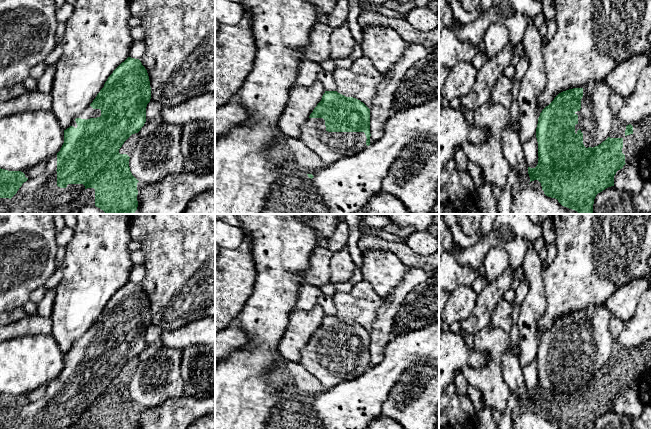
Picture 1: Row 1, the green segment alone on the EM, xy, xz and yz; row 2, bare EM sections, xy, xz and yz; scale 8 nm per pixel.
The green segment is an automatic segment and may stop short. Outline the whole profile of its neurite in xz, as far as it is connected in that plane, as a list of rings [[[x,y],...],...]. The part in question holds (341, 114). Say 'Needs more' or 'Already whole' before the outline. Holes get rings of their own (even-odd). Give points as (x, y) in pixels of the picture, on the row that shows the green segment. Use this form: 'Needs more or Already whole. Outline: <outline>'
Needs more. Outline: [[[325,91],[301,127],[300,140],[327,166],[355,155],[370,145],[370,109],[360,100],[337,91]]]

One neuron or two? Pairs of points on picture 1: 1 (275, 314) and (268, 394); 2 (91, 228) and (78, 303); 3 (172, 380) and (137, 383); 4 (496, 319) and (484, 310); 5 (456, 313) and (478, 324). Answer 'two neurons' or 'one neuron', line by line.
1: one neuron
2: one neuron
3: one neuron
4: two neurons
5: two neurons

